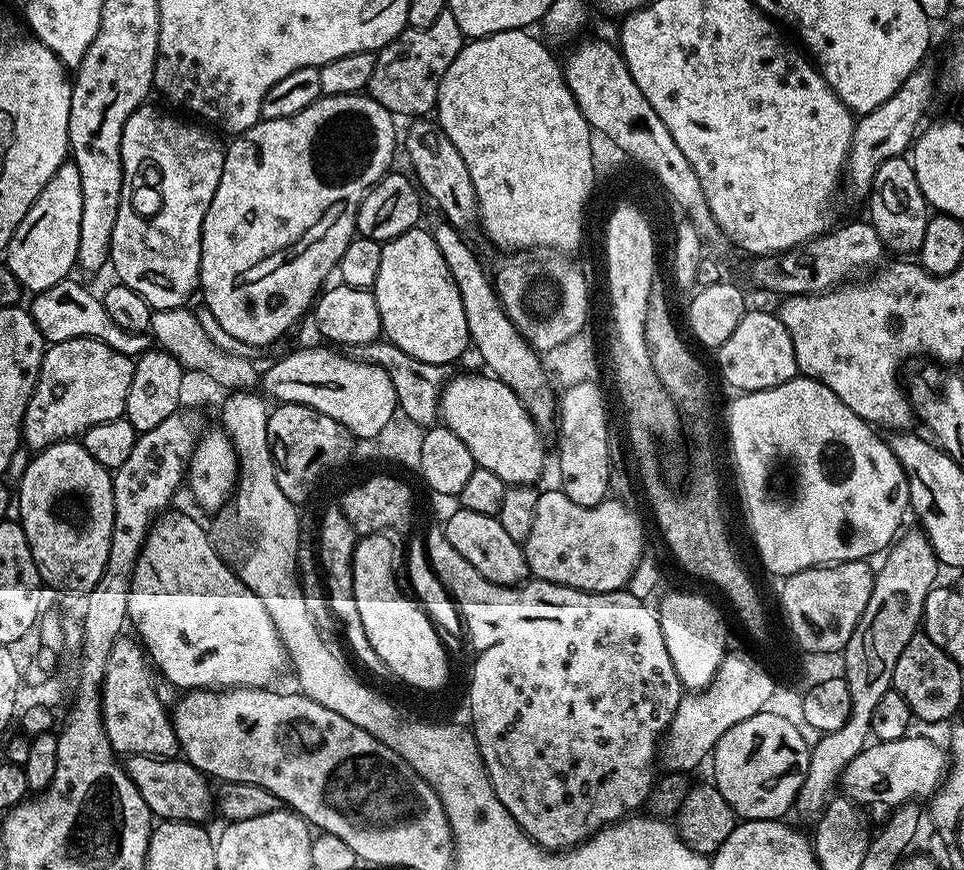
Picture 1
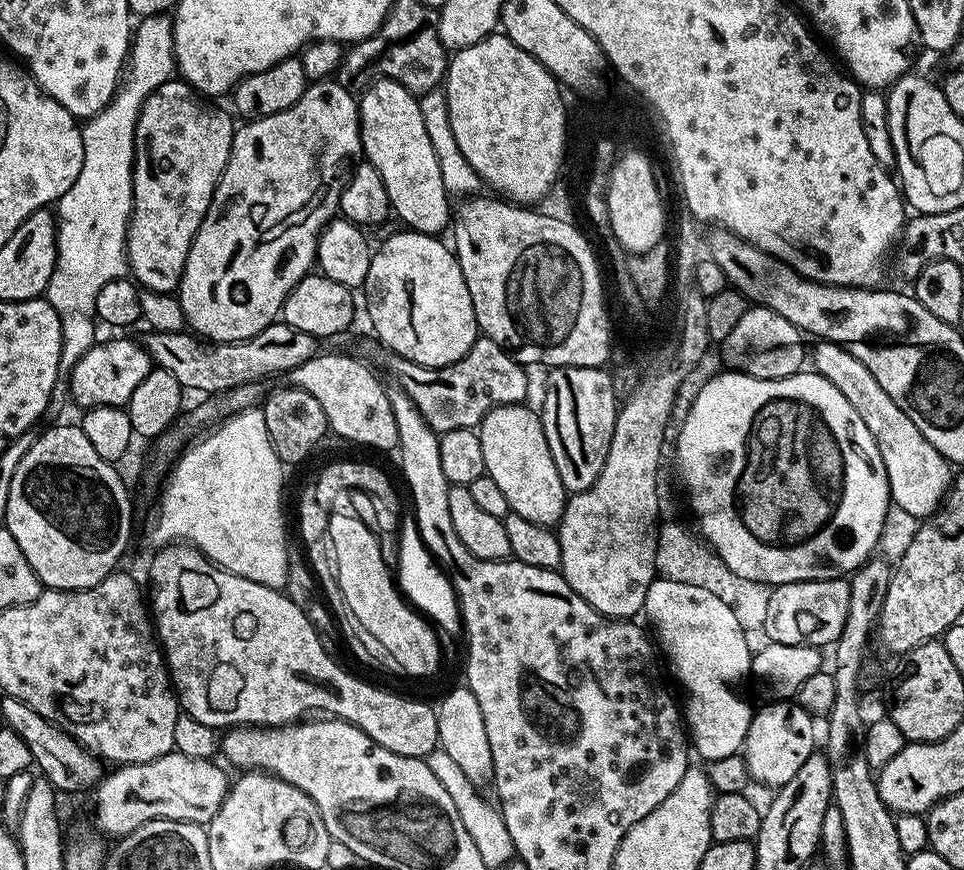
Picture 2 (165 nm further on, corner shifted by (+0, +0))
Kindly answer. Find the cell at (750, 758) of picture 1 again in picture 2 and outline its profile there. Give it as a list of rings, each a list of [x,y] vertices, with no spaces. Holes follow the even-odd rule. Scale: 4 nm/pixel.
[[[780,698],[772,703],[776,704],[768,704],[761,712],[759,709],[753,715],[750,730],[744,739],[742,755],[748,767],[748,775],[755,783],[757,780],[772,788],[771,790],[778,790],[783,784],[790,782],[790,778],[794,778],[794,774],[802,770],[802,762],[806,762],[806,758],[817,751],[817,721],[803,706],[791,699]]]

